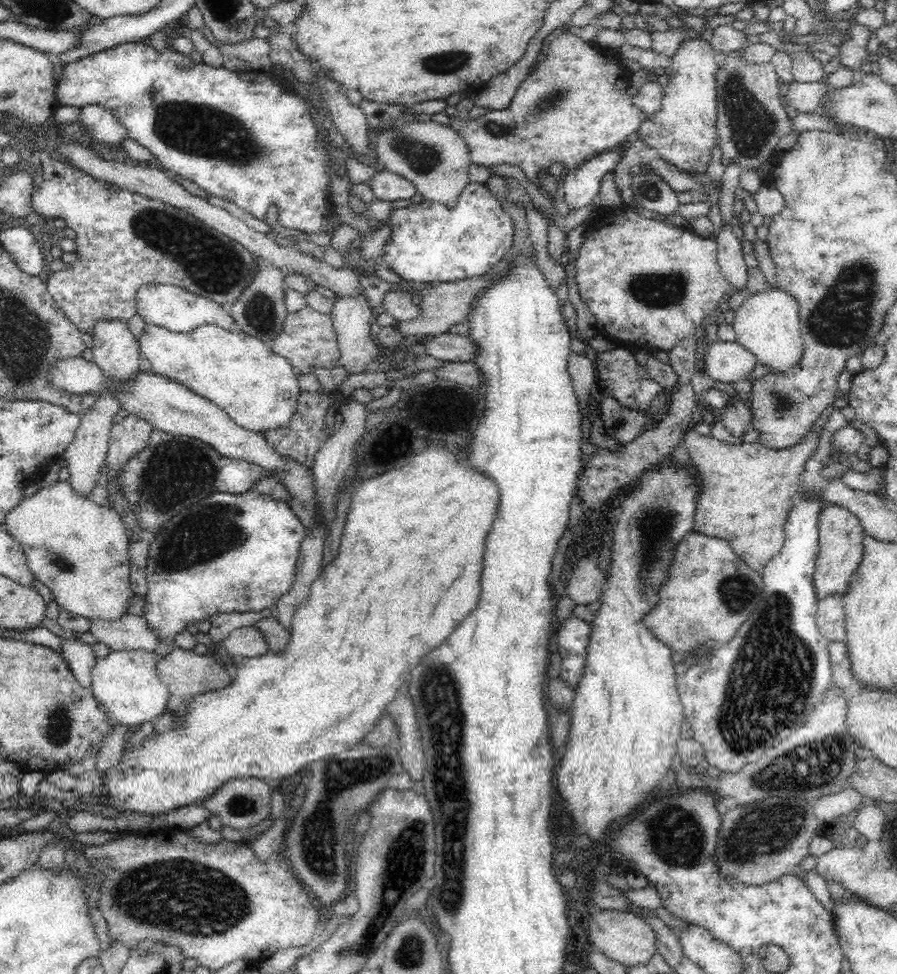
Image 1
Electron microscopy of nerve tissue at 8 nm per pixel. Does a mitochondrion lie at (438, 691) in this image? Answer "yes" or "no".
yes

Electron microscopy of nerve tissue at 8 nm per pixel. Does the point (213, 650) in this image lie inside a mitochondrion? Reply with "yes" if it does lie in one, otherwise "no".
no

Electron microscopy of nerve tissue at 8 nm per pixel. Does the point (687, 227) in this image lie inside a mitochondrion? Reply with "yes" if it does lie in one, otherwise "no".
no

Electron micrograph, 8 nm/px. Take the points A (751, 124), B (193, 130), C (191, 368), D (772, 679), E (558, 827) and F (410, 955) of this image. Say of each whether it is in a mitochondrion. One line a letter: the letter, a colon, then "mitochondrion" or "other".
A: mitochondrion
B: mitochondrion
C: other
D: mitochondrion
E: other
F: mitochondrion

